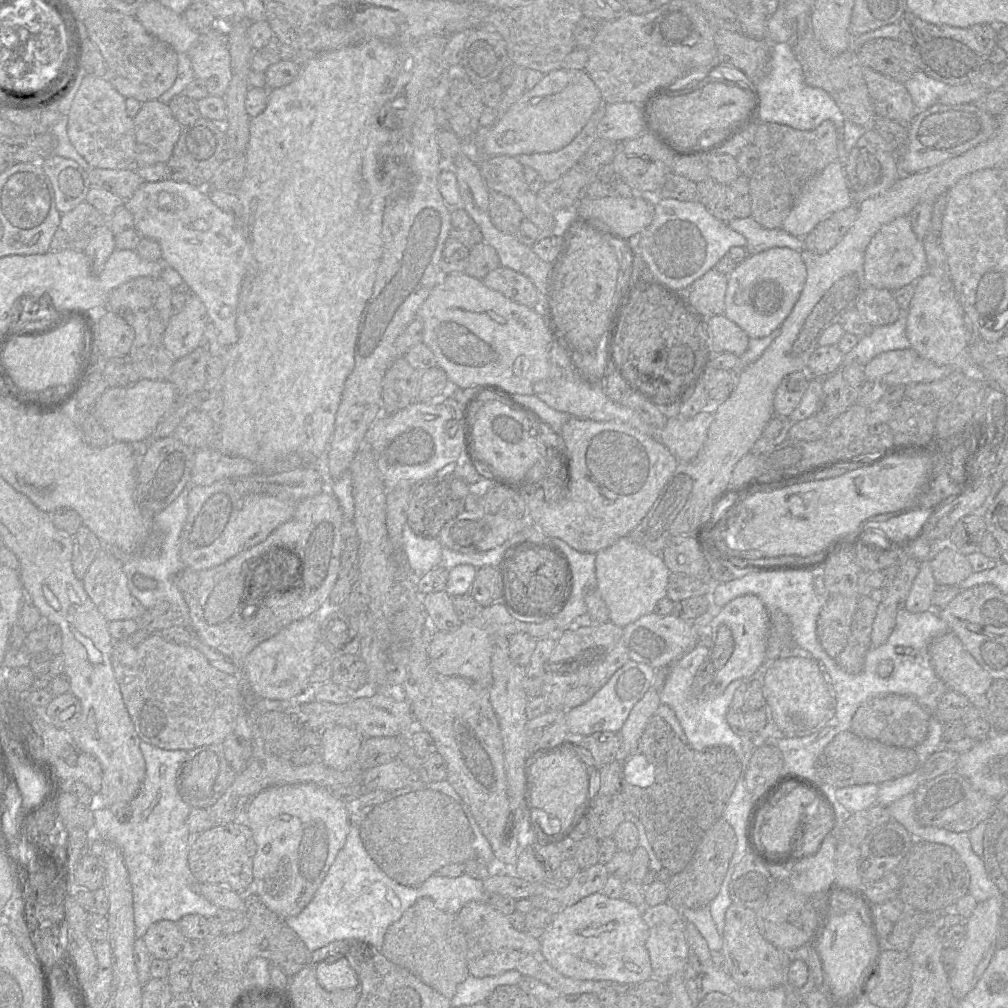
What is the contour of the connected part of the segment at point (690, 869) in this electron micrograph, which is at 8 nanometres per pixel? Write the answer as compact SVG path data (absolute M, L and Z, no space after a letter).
M719 819L705 833L688 865L681 872L674 874L667 883L667 902L678 910L709 908L719 892L736 846L737 837L734 829L726 820Z

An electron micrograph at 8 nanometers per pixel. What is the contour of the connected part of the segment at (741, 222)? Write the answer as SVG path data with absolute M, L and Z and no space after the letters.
M752 217L734 219L727 225L746 238L748 255L775 247L787 247L799 252L804 249L803 238L794 237L782 229L764 228Z

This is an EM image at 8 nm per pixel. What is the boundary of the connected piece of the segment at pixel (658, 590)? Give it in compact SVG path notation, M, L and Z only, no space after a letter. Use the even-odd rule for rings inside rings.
M629 536L618 539L611 546L596 553L597 590L609 610L609 621L623 628L641 616L652 613L659 600L666 597L670 571L660 555L654 554L632 541Z

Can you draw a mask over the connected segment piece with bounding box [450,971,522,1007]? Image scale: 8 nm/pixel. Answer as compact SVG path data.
M506 971L500 975L478 978L473 975L458 985L450 999L451 1007L461 1007L486 1002L492 992L499 986L517 985L522 974L518 971Z

